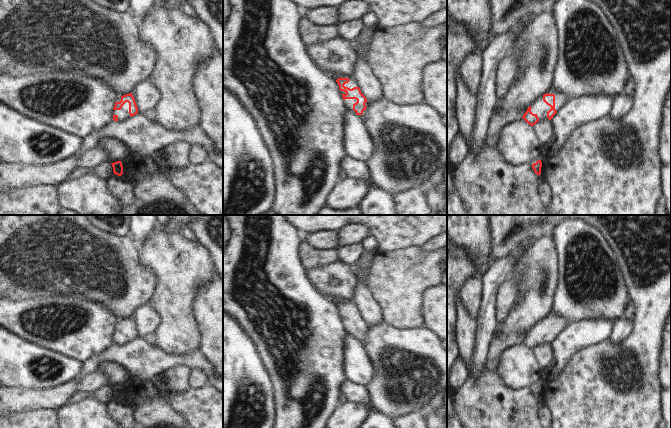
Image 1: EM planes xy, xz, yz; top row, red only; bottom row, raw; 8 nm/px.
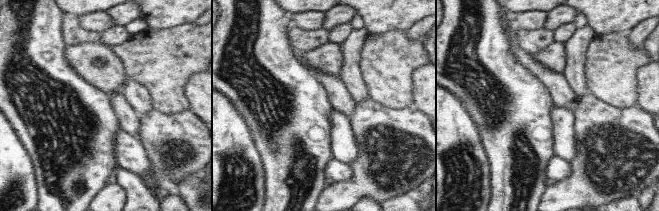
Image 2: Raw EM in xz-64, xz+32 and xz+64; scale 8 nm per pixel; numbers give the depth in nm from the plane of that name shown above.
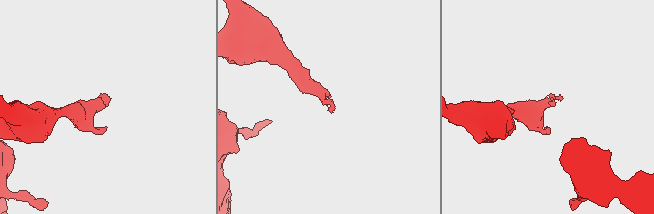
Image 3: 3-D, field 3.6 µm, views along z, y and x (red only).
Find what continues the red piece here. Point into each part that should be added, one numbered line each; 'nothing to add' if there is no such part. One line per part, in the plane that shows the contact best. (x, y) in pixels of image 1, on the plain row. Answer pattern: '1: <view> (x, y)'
1: xz (348, 327)

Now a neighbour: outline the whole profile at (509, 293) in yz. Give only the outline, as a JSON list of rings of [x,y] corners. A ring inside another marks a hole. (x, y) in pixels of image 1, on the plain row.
[[[512,272],[511,275],[503,282],[497,293],[497,323],[503,322],[512,308],[519,302],[521,297],[520,285],[517,275]]]

